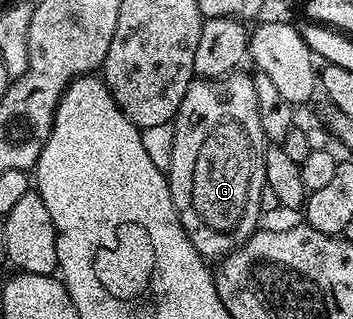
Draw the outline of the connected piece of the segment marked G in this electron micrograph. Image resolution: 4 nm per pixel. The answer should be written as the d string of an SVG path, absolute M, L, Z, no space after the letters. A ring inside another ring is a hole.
M235 70L228 76L220 76L217 80L207 80L205 78L195 78L188 86L188 94L184 94L184 102L180 102L180 110L175 114L172 125L174 128L175 141L172 142L171 166L168 171L168 179L170 181L170 193L172 194L172 202L178 211L180 222L184 226L184 230L188 234L188 238L192 242L192 246L196 246L196 250L202 257L221 258L230 252L234 252L240 245L252 235L259 227L258 216L263 215L260 206L260 194L266 185L266 175L264 174L264 158L268 141L264 134L264 126L260 126L260 110L256 108L256 86L254 85L253 75L245 76L242 70Z

